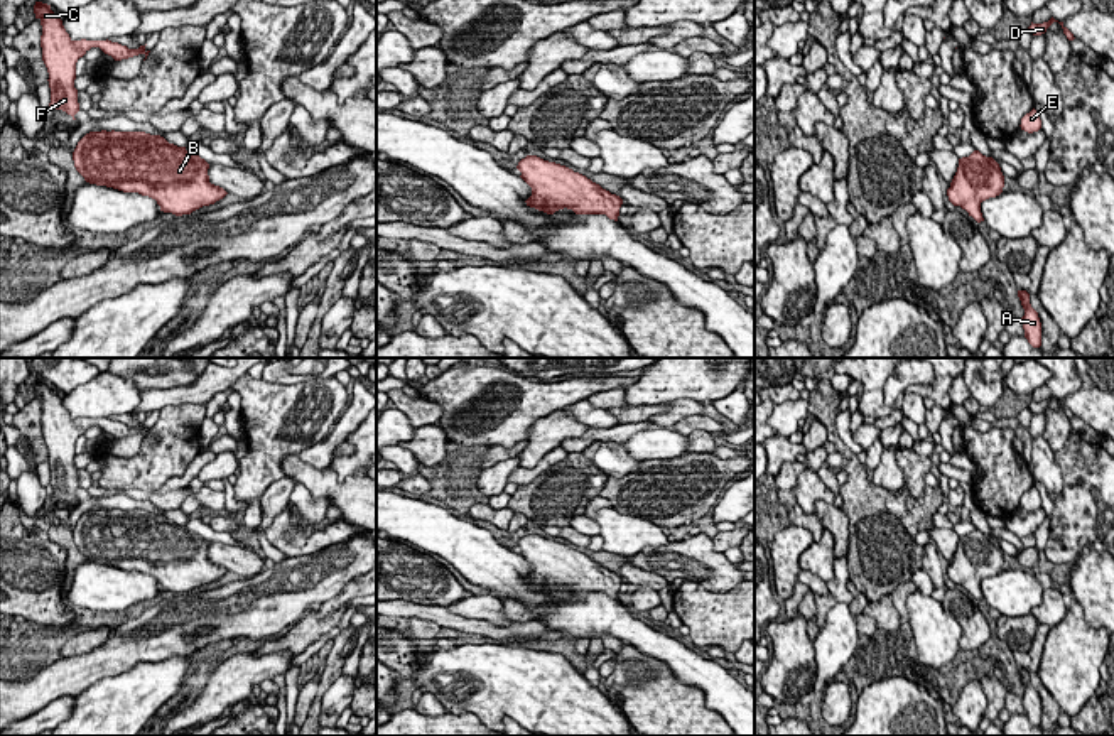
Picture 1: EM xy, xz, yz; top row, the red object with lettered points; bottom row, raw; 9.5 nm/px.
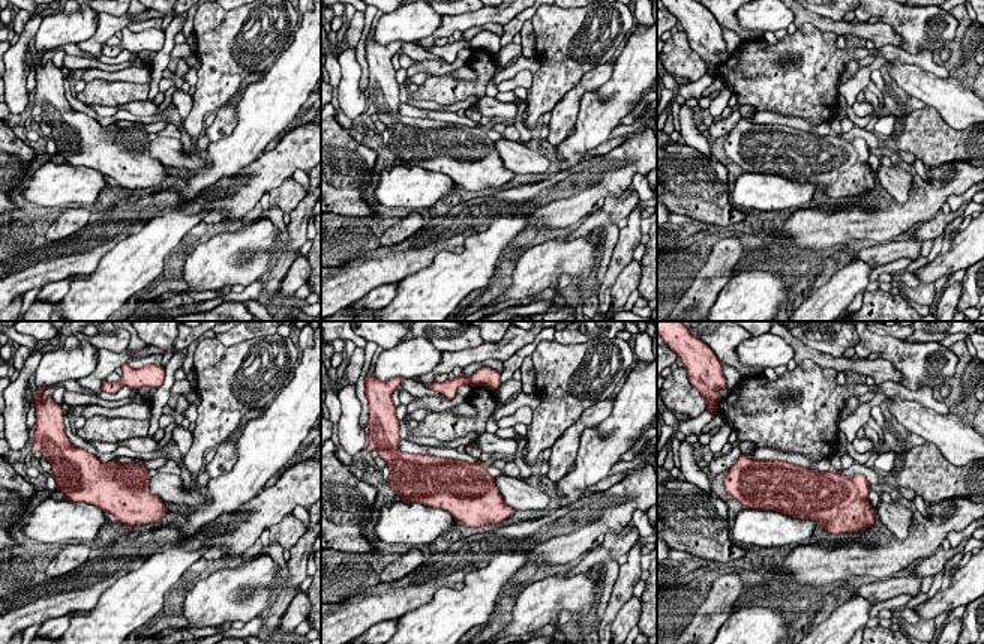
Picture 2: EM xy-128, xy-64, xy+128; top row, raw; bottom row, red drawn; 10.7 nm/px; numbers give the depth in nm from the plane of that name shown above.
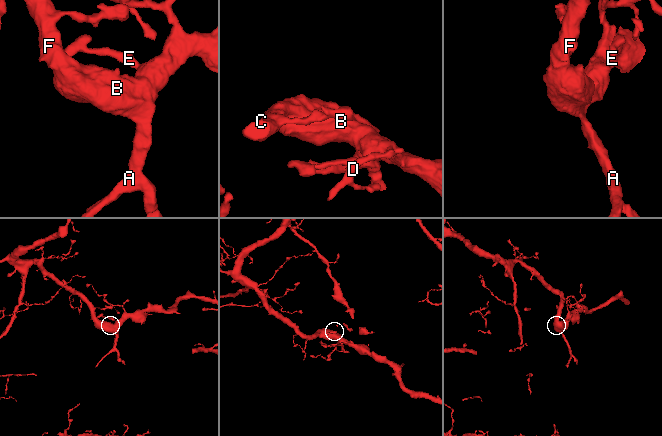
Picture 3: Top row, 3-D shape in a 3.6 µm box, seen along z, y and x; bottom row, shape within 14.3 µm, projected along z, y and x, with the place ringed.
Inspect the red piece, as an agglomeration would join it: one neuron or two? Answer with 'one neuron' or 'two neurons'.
one neuron

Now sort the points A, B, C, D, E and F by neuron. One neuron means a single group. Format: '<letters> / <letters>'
A B C D E F

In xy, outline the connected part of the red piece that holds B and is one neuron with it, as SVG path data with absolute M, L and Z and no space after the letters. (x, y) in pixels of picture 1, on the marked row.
M89 132L73 152L86 182L138 192L176 216L214 204L228 192L209 182L209 164L186 147L145 132Z

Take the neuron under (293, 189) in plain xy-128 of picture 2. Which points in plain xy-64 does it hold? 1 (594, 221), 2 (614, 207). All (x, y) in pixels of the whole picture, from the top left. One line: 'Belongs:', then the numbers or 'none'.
Belongs: 1, 2

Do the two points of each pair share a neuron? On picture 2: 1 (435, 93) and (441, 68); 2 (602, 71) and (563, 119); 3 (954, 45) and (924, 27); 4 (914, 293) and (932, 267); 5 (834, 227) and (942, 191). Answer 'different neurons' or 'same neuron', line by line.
1: different neurons
2: same neuron
3: different neurons
4: different neurons
5: same neuron

